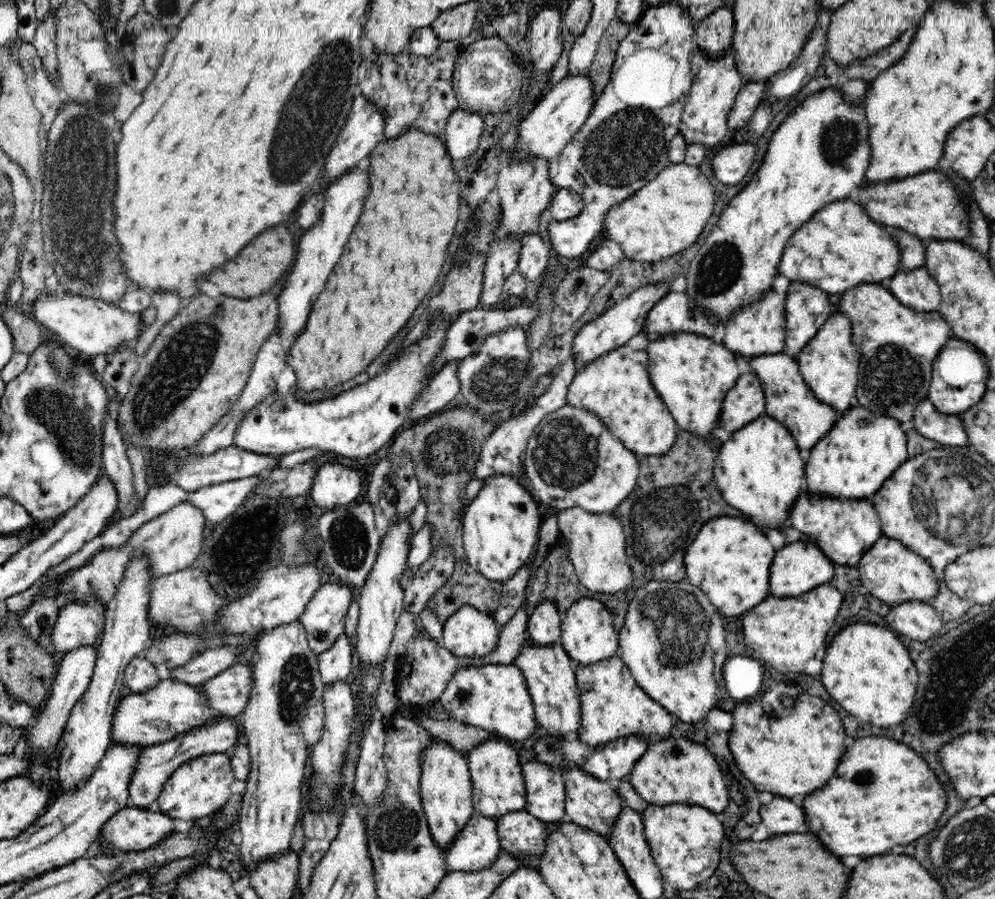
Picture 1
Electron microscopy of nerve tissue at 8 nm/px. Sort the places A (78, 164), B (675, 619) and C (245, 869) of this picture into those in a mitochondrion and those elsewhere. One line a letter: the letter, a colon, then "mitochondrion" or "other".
A: mitochondrion
B: mitochondrion
C: other

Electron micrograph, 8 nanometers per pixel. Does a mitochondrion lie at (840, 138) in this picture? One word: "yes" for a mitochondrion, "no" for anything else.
yes

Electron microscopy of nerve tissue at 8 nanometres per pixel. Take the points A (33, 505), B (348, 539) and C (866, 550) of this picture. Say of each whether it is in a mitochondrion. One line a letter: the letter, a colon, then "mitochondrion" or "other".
A: other
B: mitochondrion
C: other

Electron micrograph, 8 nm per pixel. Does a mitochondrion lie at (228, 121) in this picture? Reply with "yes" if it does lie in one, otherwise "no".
no

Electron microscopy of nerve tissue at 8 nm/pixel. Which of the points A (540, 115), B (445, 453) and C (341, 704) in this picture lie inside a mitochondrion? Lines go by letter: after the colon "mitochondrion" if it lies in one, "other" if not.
A: other
B: mitochondrion
C: other

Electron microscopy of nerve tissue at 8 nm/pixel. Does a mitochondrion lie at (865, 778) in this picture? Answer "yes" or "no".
yes

